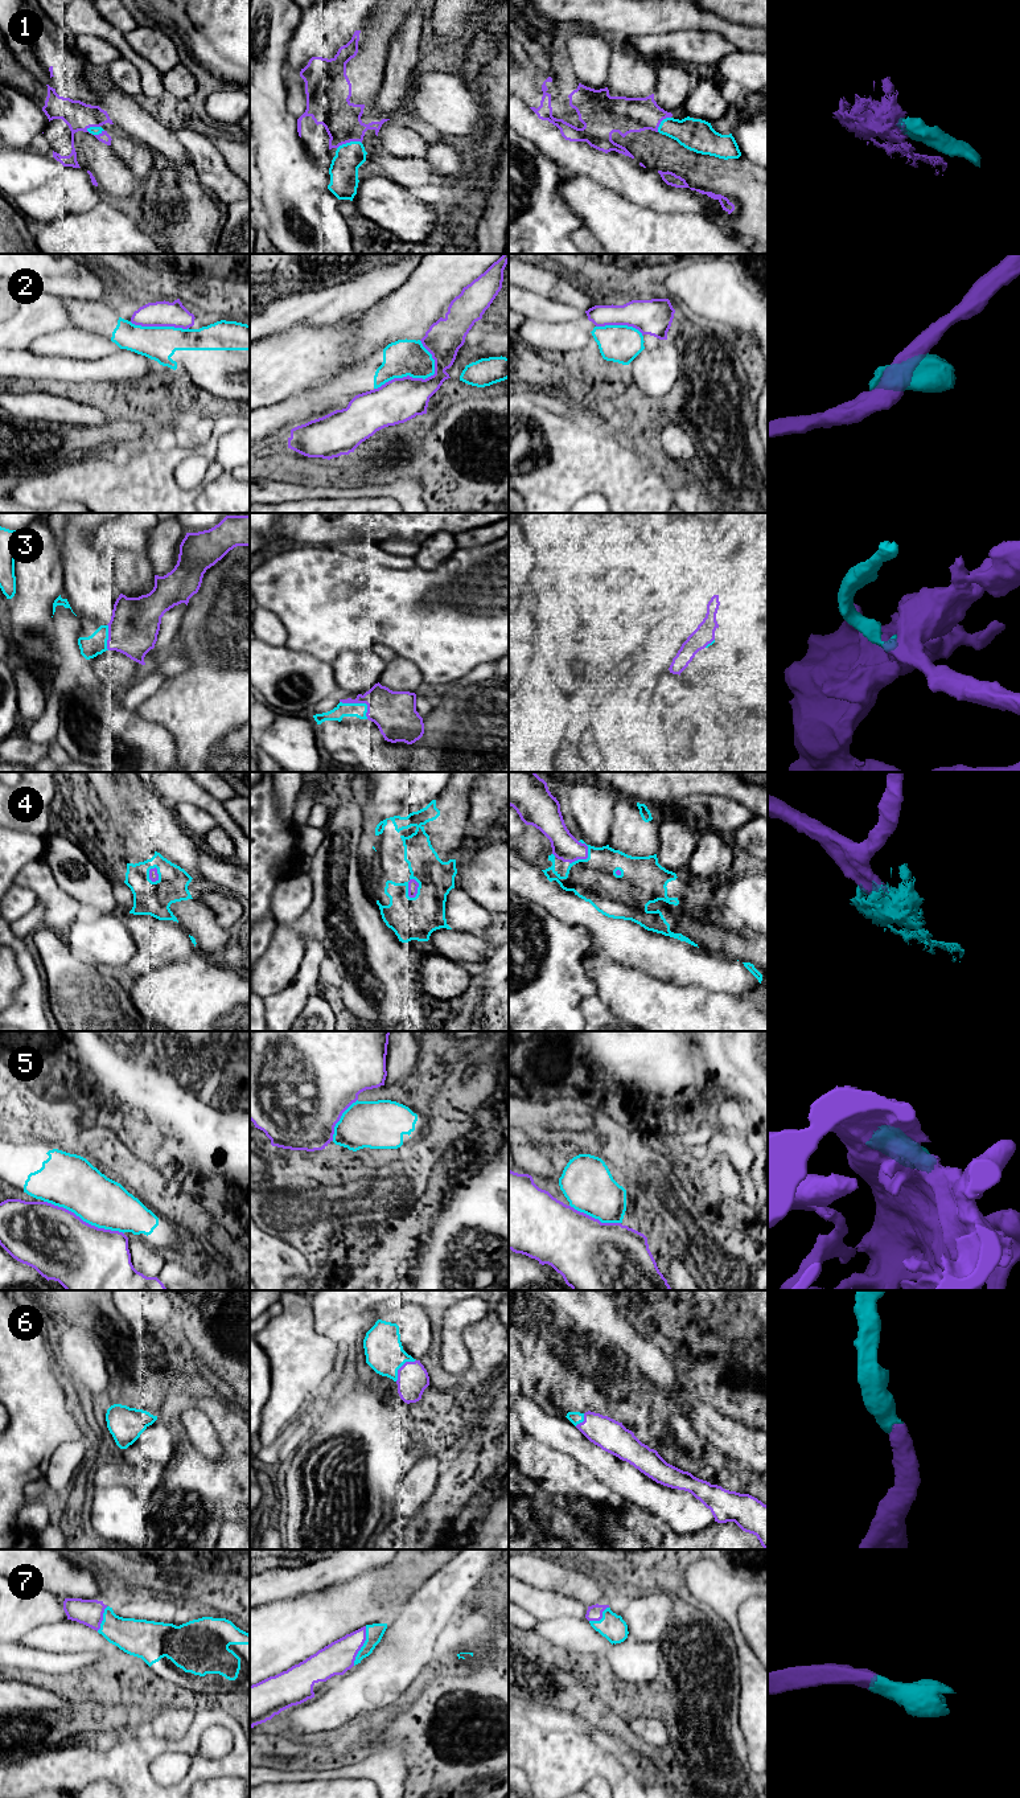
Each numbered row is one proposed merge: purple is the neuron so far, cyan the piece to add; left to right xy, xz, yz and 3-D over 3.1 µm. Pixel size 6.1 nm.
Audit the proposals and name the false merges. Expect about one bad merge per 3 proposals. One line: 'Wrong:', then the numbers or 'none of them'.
Wrong: 2, 5

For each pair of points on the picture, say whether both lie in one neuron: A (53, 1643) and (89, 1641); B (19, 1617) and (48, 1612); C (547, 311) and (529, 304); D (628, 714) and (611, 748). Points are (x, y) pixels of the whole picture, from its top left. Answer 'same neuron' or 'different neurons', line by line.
A: same neuron
B: same neuron
C: same neuron
D: same neuron

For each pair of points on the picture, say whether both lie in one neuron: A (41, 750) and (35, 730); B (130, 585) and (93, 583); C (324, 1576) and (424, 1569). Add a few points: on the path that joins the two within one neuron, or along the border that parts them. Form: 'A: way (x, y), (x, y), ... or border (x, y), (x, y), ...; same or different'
A: border (23, 734), (46, 746); different
B: border (114, 581), (120, 592); different
C: border (386, 1563), (373, 1567), (345, 1583), (332, 1585); different

